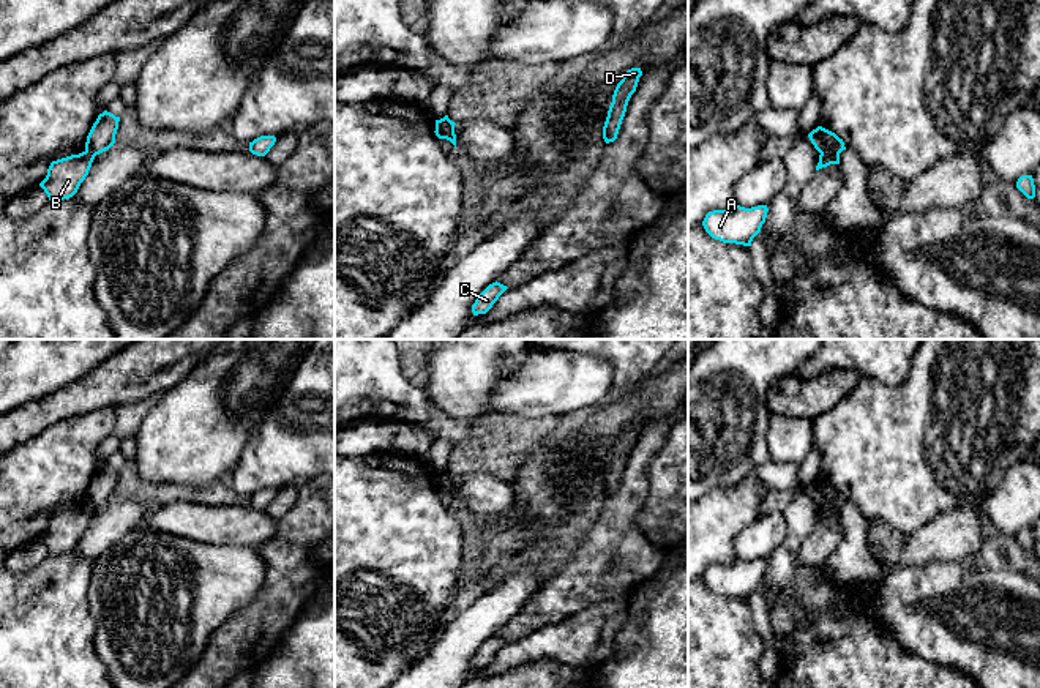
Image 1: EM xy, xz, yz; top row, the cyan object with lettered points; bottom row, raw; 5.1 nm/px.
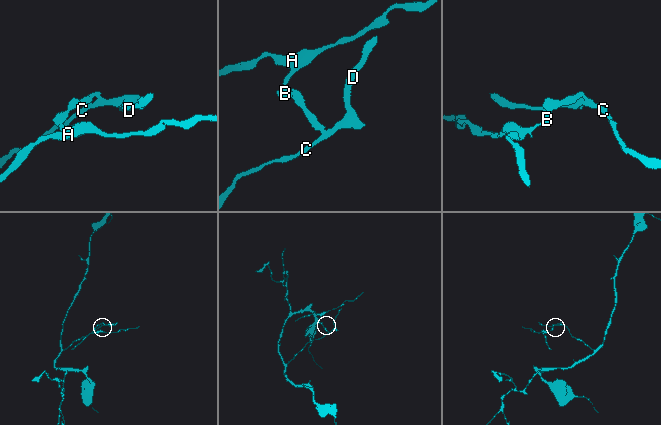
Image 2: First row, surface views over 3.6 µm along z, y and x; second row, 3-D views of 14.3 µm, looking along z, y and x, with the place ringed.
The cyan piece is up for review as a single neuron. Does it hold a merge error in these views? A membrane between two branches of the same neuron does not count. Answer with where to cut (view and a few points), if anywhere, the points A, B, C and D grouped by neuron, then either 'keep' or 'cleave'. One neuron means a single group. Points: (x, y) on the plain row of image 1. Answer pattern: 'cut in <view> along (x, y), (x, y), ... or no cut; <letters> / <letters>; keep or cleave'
cut in xz along (441, 472), (444, 477), (442, 491); A B / C D; cleave

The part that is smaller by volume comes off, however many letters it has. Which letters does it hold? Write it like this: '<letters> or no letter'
A, B

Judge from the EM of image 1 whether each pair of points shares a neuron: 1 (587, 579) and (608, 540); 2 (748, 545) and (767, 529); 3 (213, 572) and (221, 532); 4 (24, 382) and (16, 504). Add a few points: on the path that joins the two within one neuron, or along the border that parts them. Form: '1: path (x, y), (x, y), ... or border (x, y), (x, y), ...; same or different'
1: path (597, 570), (608, 559), (608, 549); same
2: path (753, 542), (763, 534); same
3: border (183, 535), (193, 540), (245, 545), (256, 549); different
4: border (51, 425), (16, 447); different

